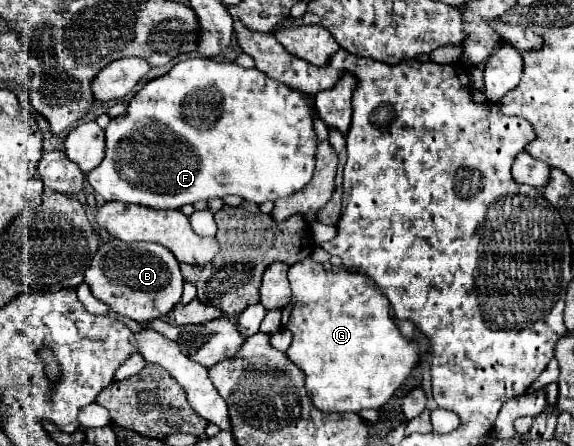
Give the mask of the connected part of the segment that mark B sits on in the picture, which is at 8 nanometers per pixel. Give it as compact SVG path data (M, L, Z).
M116 238L100 244L84 280L96 298L110 304L116 314L136 322L166 316L180 302L184 284L180 264L166 246L154 242L120 242Z

